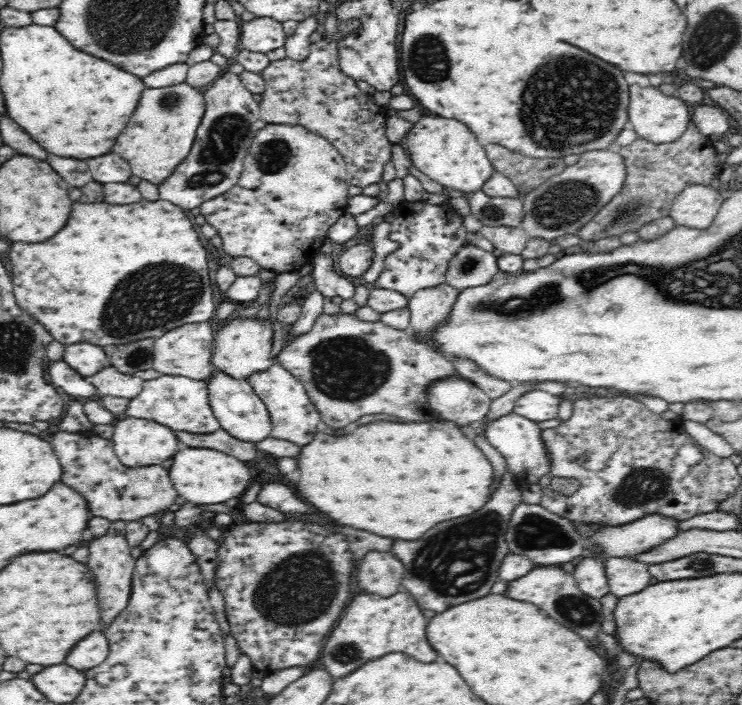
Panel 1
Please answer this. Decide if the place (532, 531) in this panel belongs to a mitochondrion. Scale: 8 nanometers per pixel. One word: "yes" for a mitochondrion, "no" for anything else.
yes

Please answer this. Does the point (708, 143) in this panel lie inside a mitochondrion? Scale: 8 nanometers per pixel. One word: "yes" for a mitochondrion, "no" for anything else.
no

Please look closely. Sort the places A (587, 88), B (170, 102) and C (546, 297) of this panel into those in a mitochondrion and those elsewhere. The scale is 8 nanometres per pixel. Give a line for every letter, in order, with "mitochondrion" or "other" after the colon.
A: mitochondrion
B: mitochondrion
C: mitochondrion

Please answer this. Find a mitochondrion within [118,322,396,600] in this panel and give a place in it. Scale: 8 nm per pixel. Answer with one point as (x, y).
(348, 369)

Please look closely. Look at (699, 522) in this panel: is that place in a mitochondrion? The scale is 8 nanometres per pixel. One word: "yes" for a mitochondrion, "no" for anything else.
no

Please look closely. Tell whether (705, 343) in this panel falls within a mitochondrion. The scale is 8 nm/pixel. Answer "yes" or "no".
no

